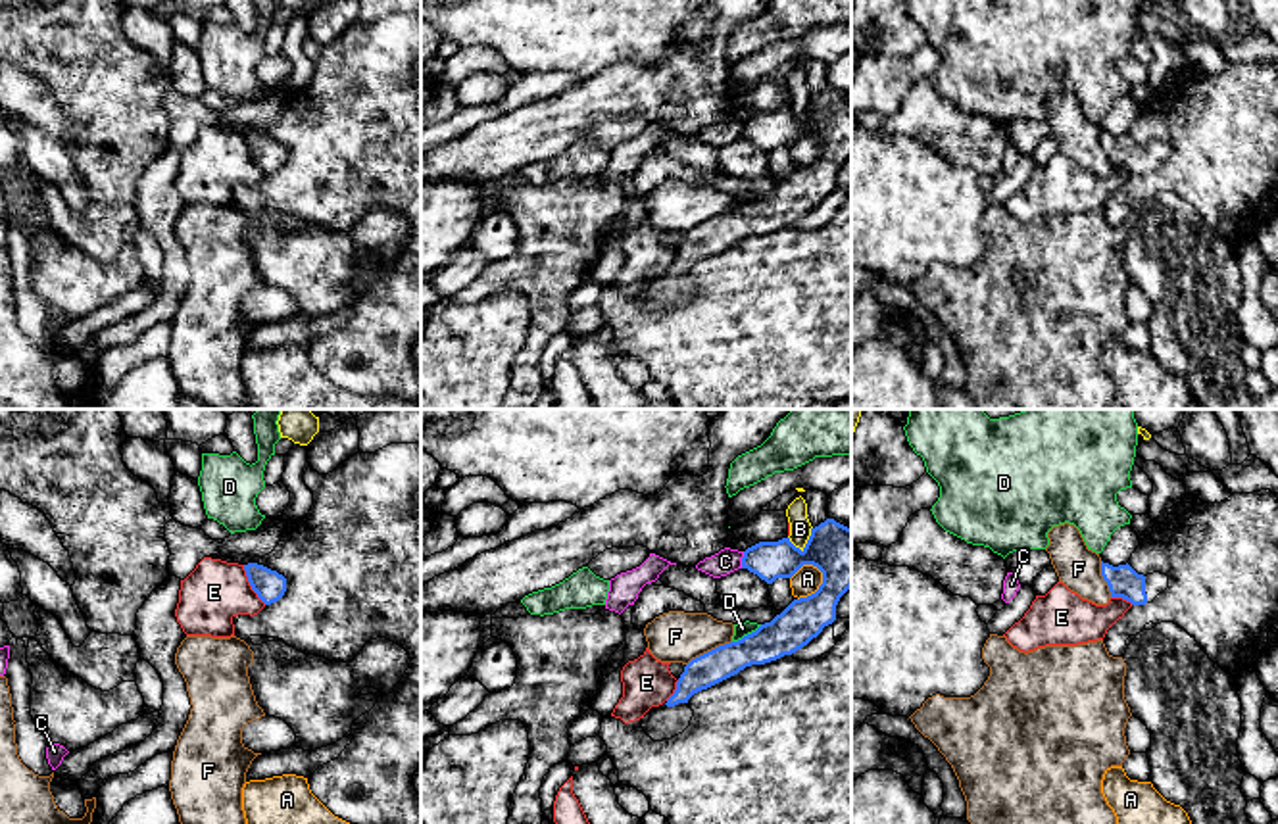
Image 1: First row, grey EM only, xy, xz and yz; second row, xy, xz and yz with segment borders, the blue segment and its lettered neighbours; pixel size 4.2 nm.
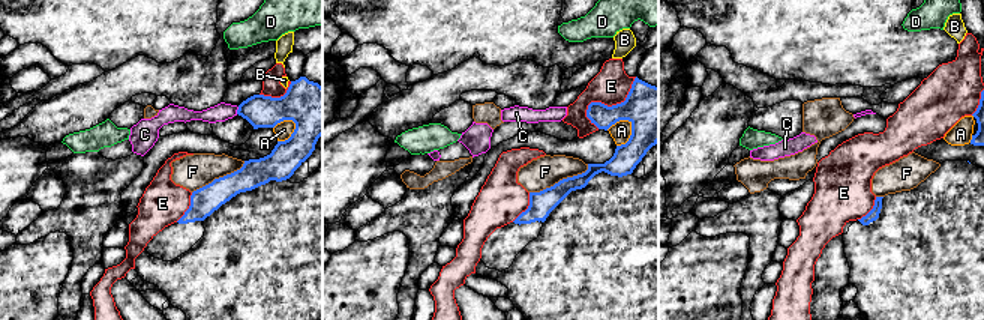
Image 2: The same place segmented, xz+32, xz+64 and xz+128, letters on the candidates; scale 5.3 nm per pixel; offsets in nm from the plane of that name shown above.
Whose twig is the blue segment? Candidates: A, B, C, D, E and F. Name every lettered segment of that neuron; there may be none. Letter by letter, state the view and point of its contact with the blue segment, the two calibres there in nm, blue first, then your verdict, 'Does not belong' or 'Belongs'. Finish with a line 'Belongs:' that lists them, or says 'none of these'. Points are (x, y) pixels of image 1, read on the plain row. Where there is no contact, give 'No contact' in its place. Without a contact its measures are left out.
A: Touches blue at xz (819, 156). Thickness 260 nm (blue) against 110 nm. Does not belong
B: Touches blue at xz (808, 110). Thickness 260 nm (blue) against 100 nm. Does not belong
C: Touches blue at xz (742, 129). Thickness 160 nm (blue) against 100 nm. Does not belong
D: Touches blue at xz (748, 204). Thickness 180 nm (blue) against 60 nm. Does not belong
E: Touches blue at xy (250, 154). Thickness 130 nm (blue) against 260 nm. Does not belong
F: Touches blue at xz (708, 221). Thickness 150 nm (blue) against 220 nm. Does not belong
Belongs: none of these

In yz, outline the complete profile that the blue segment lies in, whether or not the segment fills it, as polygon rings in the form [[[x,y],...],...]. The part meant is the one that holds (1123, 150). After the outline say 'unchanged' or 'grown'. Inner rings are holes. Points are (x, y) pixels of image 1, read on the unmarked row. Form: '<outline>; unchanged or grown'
[[[1101,131],[1101,146],[1109,156],[1111,167],[1122,167],[1132,175],[1151,173],[1168,158],[1168,146],[1161,142],[1138,144],[1128,133],[1113,136]]]; grown

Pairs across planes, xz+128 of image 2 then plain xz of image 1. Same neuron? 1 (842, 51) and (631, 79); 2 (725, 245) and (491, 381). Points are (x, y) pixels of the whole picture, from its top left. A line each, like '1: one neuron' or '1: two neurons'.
1: two neurons
2: one neuron

